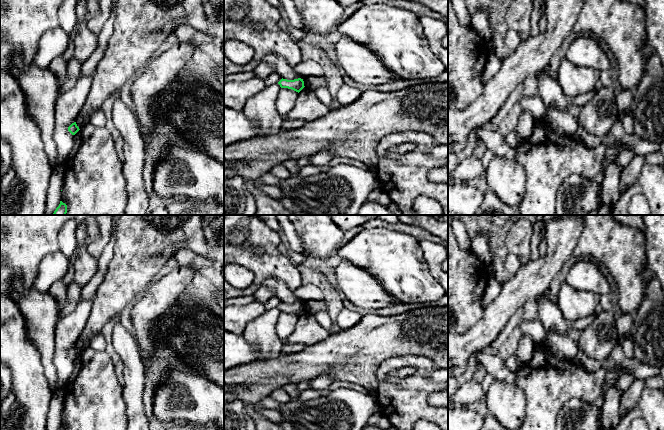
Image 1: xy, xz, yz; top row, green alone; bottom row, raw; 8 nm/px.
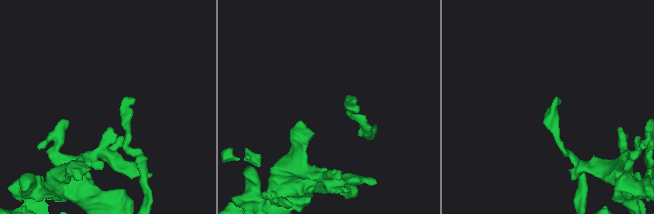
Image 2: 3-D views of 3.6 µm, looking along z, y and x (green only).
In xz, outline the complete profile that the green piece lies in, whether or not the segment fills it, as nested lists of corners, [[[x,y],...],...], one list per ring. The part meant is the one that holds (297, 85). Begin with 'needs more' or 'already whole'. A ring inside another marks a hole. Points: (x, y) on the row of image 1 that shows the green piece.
already whole; [[[282,78],[278,82],[278,84],[280,85],[281,88],[292,89],[298,93],[305,87],[304,81],[301,78],[294,79],[294,80],[287,80]]]

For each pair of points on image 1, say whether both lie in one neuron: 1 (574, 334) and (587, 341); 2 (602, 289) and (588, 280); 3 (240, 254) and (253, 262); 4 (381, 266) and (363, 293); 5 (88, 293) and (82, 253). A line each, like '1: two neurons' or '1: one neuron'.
1: two neurons
2: one neuron
3: one neuron
4: two neurons
5: two neurons

